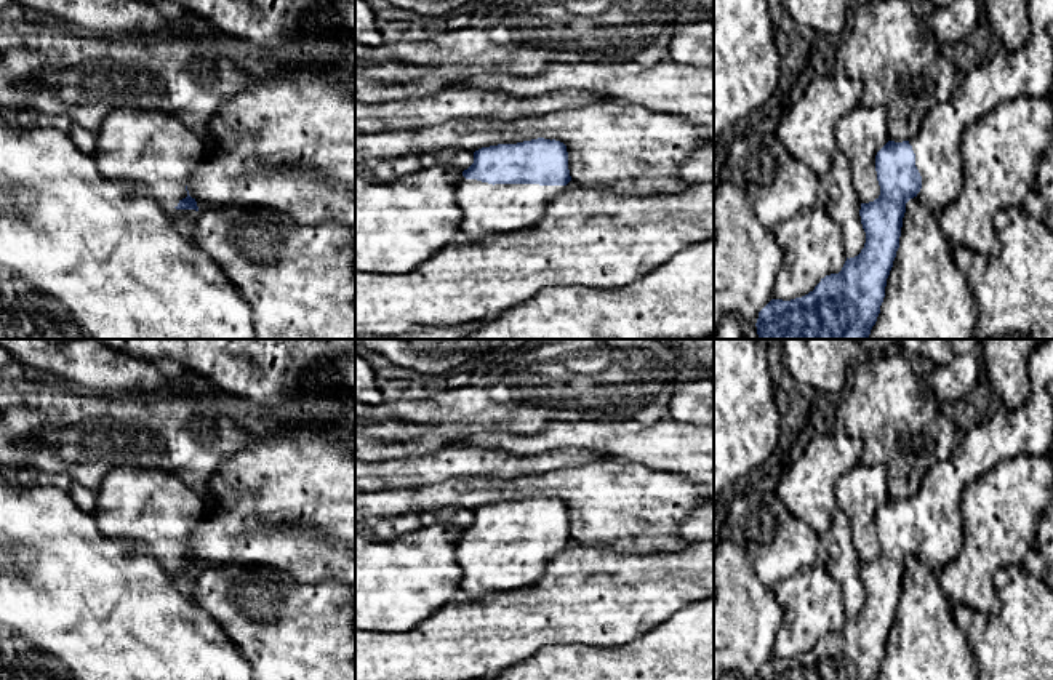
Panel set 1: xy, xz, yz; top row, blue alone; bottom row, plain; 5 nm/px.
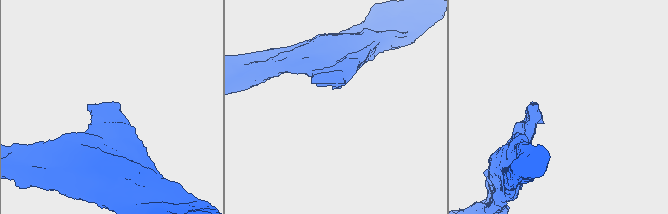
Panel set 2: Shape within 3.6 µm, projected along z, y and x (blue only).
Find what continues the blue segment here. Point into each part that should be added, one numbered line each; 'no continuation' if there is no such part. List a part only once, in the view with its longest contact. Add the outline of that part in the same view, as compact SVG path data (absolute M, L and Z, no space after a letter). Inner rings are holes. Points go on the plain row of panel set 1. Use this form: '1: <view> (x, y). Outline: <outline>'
1: xz (501, 567). Outline: M459 536L454 552L462 571L459 595L478 600L493 592L509 592L535 584L549 560L567 544L488 542Z

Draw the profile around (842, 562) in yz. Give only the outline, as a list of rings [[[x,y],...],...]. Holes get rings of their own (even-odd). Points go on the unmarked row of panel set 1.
[[[840,509],[823,533],[821,544],[826,550],[824,566],[840,587],[845,614],[855,616],[864,606],[866,590],[861,582],[861,558],[855,549],[851,523]]]

